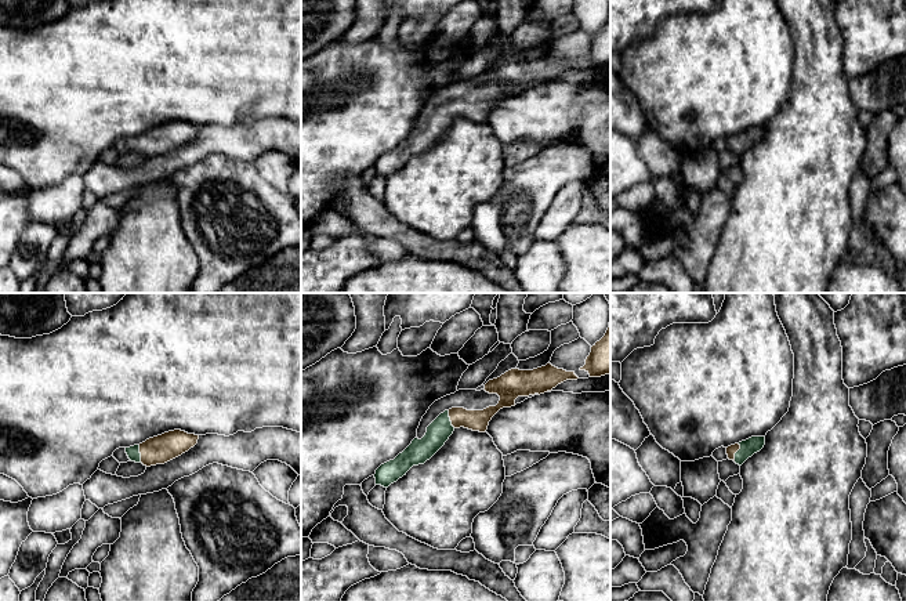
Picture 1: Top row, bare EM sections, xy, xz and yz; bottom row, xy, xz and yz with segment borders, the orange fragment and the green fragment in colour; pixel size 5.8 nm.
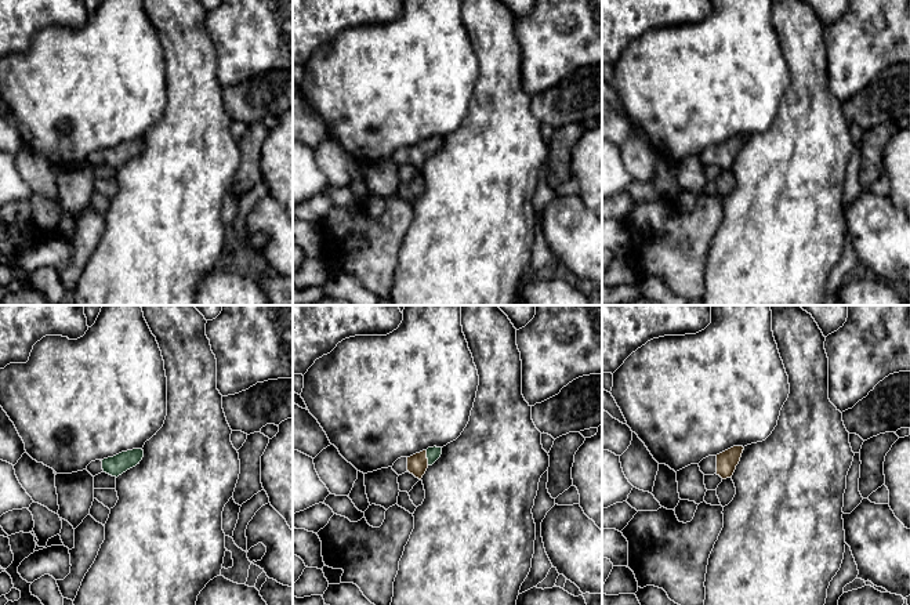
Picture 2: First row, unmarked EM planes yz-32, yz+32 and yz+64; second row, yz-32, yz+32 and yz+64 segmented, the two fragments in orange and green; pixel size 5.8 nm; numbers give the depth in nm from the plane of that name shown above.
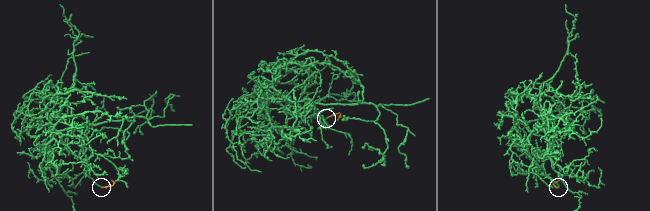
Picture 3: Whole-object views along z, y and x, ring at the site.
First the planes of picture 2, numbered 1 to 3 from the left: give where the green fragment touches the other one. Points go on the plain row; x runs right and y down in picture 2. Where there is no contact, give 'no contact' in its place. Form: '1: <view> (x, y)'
1: no contact
2: yz+32 (426, 148)
3: no contact

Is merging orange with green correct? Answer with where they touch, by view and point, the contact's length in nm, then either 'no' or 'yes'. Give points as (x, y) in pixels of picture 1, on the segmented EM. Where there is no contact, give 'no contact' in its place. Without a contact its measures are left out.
xy (140, 452) | 110 nm | yes

